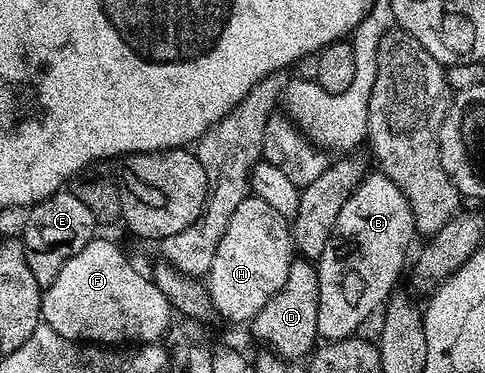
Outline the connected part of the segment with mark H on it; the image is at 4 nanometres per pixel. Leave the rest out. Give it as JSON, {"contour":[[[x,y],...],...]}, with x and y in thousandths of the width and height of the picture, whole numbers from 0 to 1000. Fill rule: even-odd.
{"contour":[[[520,520],[505,525],[485,574],[476,574],[460,638],[452,638],[427,743],[435,810],[443,810],[449,850],[489,869],[520,861],[584,767],[606,694],[598,592],[553,542],[542,542],[542,531]]]}

